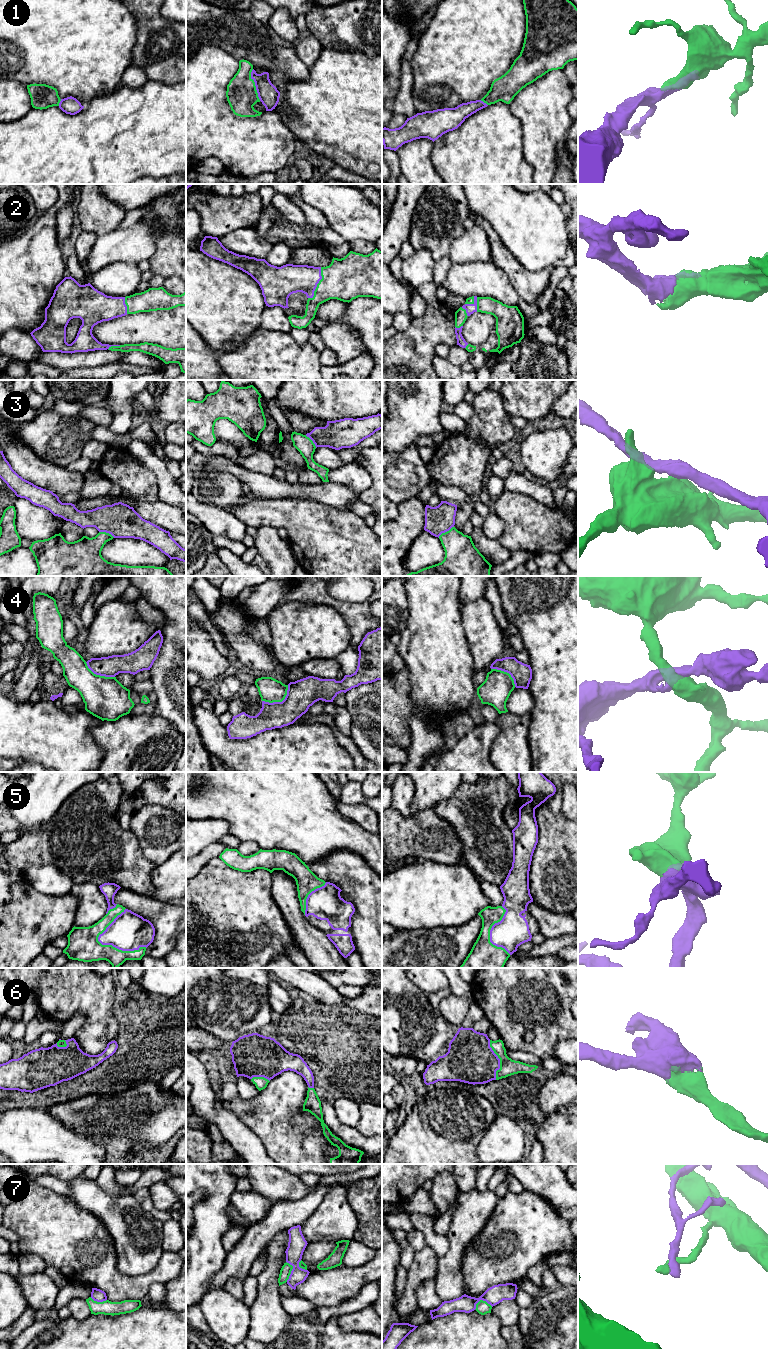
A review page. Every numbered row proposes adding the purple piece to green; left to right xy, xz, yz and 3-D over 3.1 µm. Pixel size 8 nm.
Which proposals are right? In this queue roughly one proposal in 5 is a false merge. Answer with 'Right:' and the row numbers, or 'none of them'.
Right: 1, 2, 5, 6

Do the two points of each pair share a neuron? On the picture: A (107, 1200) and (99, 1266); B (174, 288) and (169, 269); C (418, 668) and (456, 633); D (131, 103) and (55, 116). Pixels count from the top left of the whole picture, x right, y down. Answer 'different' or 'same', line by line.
A: different
B: different
C: same
D: same

